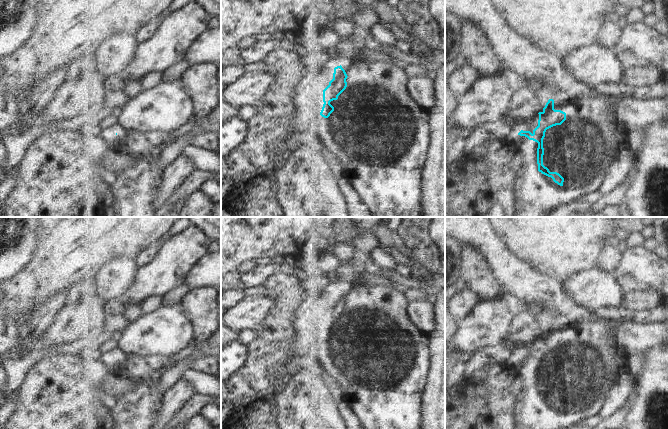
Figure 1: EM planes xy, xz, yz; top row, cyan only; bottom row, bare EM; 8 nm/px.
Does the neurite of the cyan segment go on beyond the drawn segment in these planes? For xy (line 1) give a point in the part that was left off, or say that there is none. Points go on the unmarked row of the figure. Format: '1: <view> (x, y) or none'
1: none

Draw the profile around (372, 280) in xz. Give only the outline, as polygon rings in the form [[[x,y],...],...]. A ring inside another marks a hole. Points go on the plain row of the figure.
[[[362,272],[359,275],[352,275],[343,288],[357,286],[368,286],[372,291],[376,287],[394,288],[396,282],[379,274]]]

